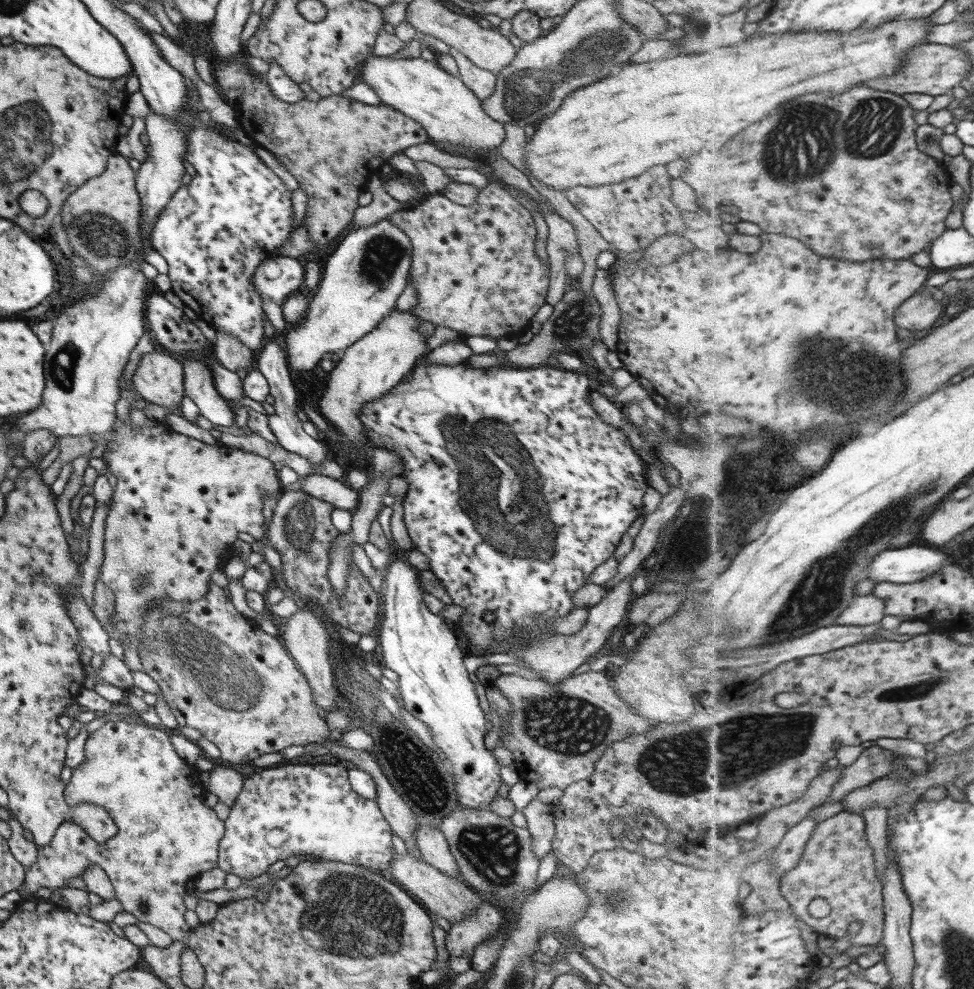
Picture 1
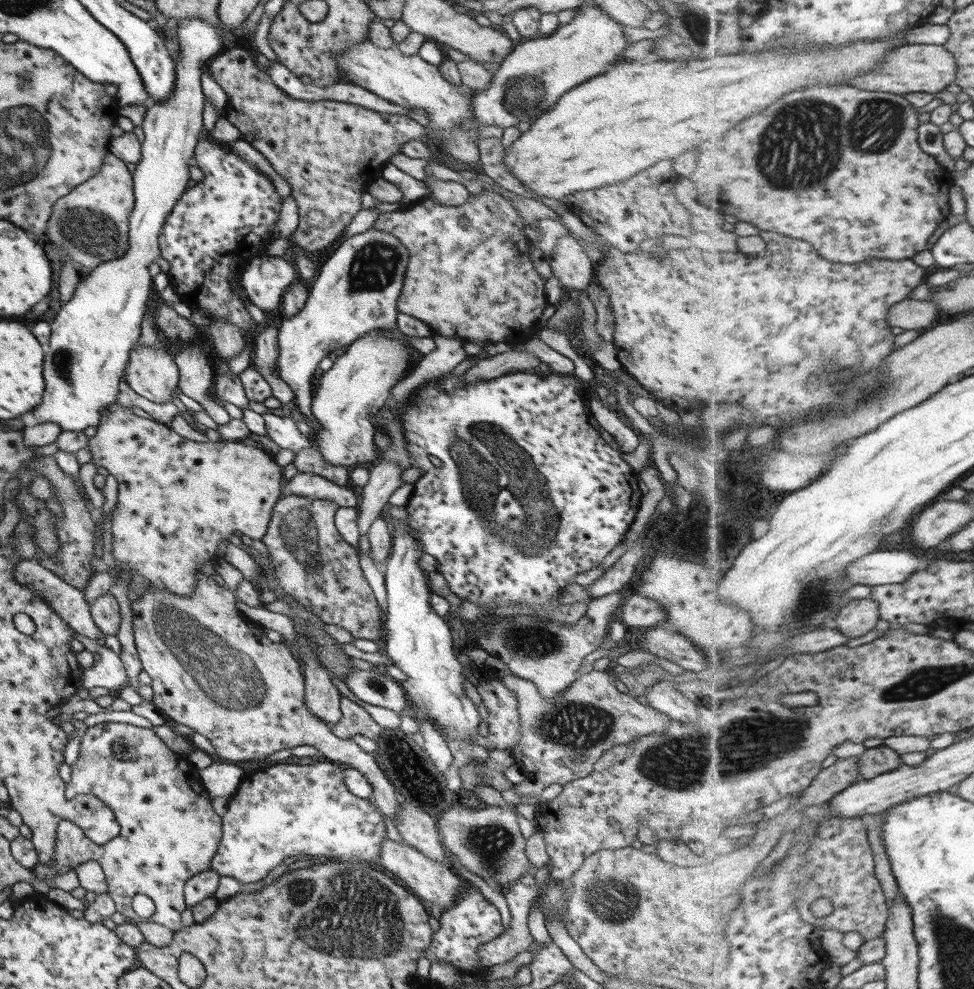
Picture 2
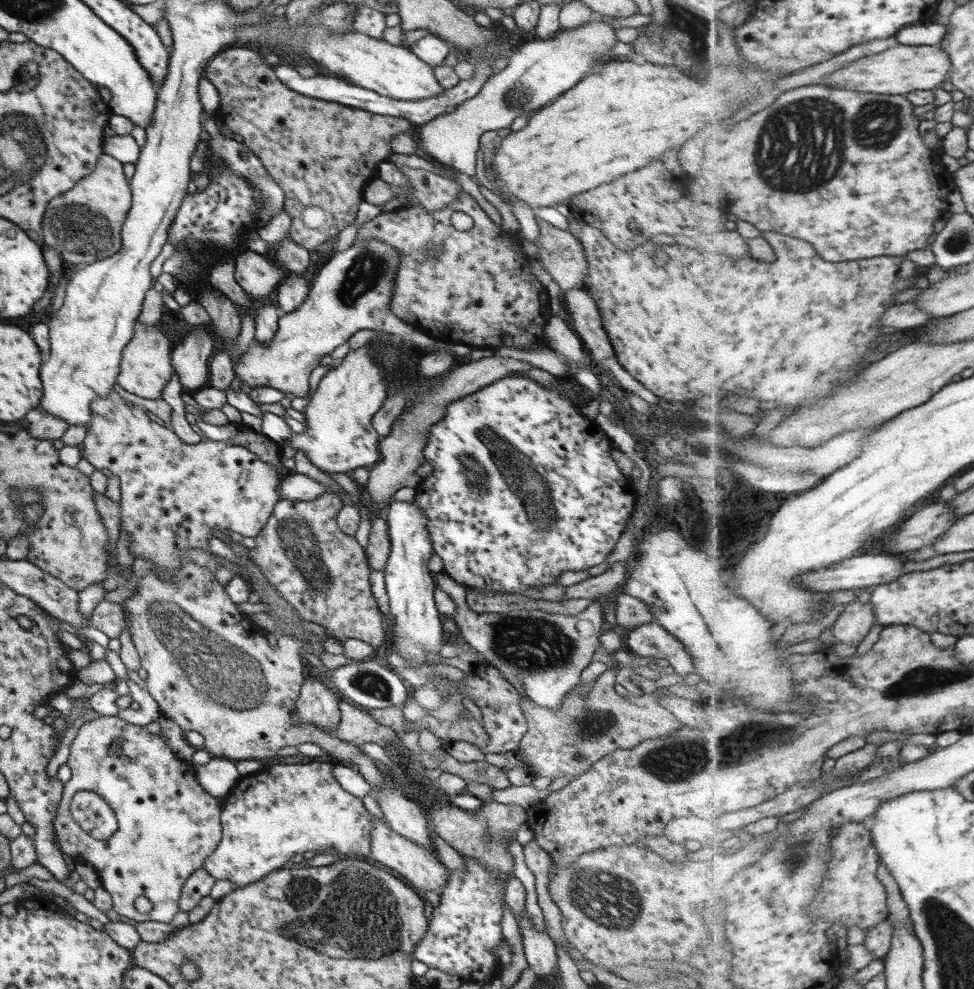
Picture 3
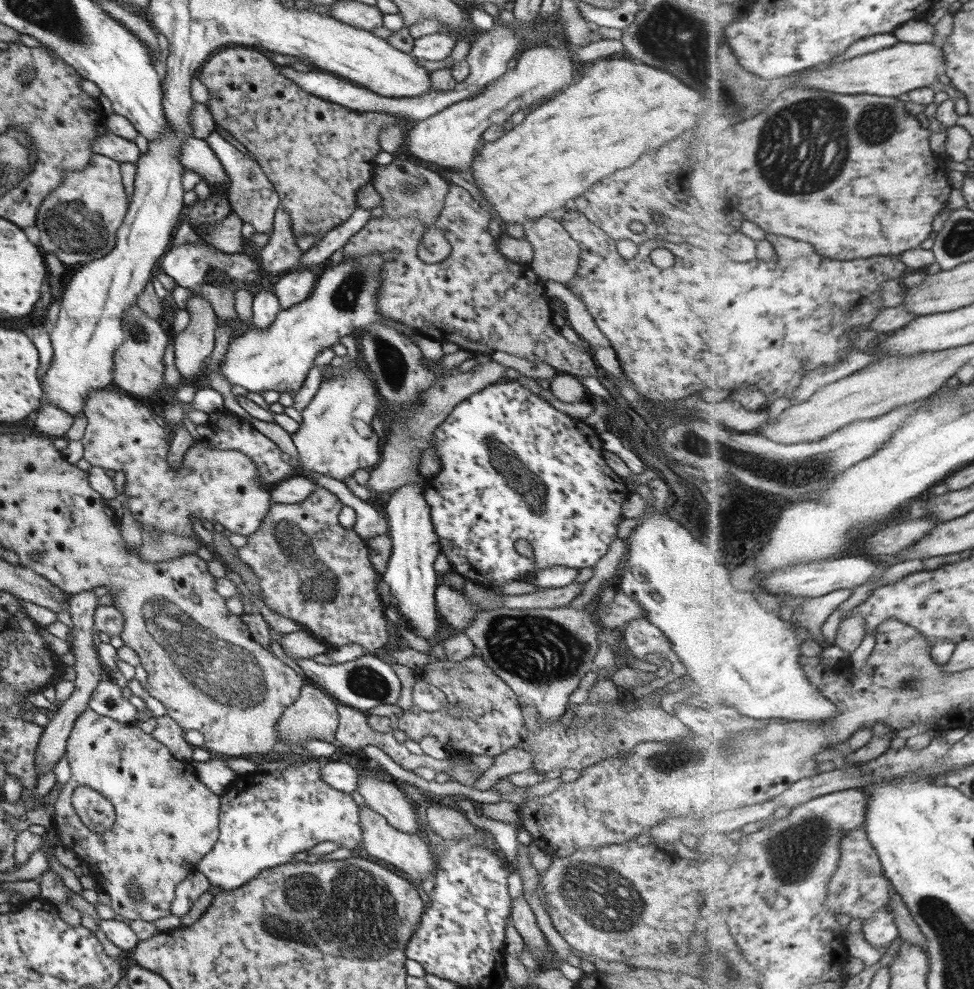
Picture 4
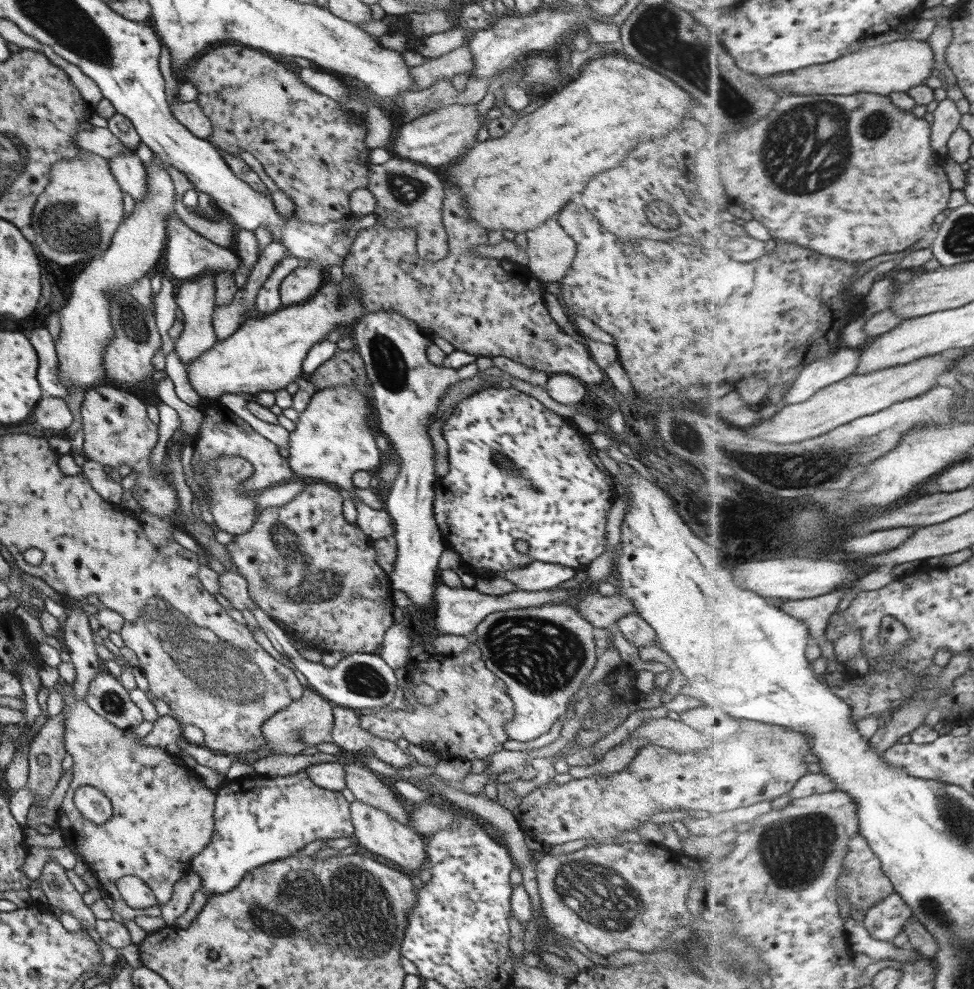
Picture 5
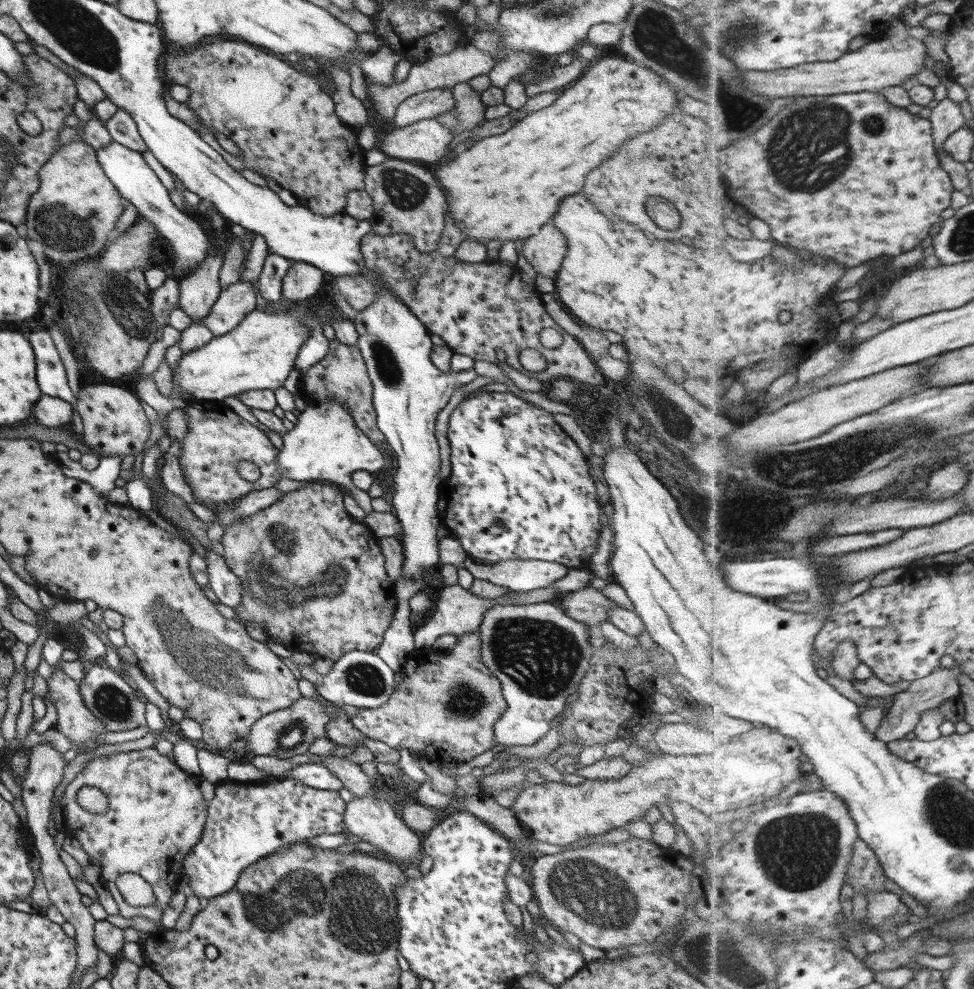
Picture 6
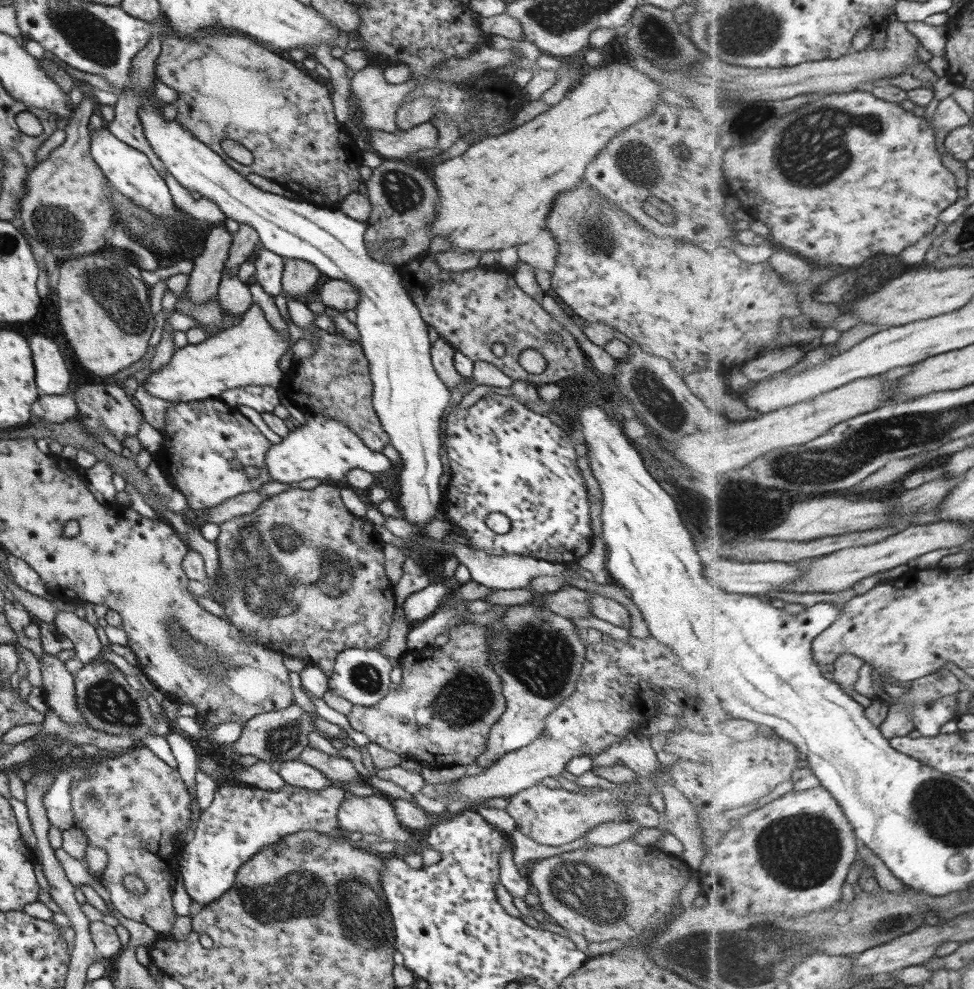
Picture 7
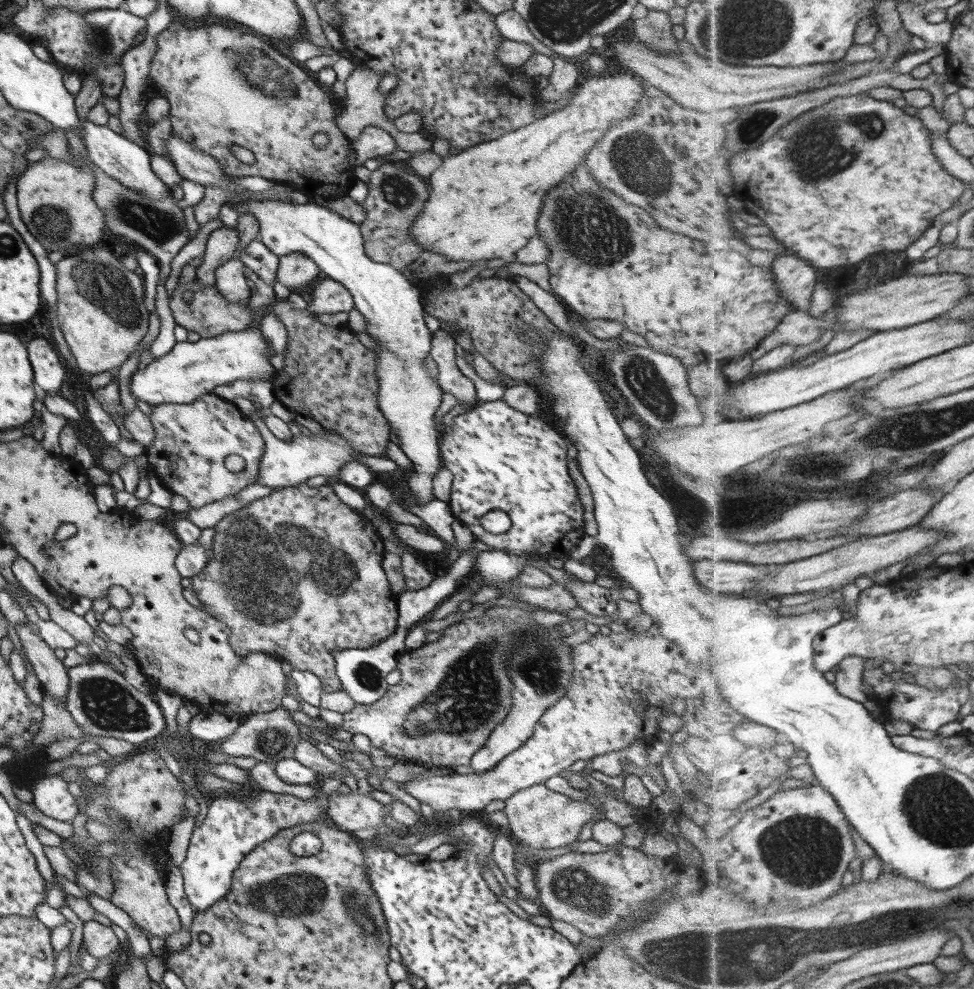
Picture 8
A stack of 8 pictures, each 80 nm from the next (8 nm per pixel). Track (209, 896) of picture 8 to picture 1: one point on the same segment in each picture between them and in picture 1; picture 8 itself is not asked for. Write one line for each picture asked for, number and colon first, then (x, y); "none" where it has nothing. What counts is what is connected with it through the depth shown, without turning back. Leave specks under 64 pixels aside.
1: (310, 811)
2: (287, 810)
3: (268, 817)
4: (265, 818)
5: (258, 819)
6: (246, 821)
7: (241, 821)

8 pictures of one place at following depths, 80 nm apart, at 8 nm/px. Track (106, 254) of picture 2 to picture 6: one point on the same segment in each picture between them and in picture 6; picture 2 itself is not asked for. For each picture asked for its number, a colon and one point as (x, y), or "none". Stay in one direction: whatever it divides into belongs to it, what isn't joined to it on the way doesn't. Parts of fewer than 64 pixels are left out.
3: (84, 224)
4: (79, 222)
5: (82, 206)
6: (80, 205)

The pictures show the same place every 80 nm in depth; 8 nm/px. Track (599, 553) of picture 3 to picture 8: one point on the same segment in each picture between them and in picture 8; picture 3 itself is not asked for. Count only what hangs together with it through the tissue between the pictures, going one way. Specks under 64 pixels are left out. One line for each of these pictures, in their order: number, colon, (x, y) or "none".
4: (513, 467)
5: (517, 471)
6: (511, 463)
7: (504, 457)
8: (501, 459)

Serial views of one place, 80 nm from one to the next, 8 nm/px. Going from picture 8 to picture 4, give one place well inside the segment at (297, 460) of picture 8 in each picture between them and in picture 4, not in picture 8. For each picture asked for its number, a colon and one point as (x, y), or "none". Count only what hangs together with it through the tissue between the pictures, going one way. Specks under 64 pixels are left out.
4: (336, 437)
5: (332, 440)
6: (325, 445)
7: (324, 448)

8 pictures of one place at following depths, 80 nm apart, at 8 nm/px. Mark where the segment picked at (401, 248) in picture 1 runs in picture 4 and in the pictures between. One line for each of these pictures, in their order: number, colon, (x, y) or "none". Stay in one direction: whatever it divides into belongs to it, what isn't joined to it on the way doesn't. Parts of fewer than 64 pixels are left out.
2: (356, 290)
3: (353, 291)
4: (279, 357)

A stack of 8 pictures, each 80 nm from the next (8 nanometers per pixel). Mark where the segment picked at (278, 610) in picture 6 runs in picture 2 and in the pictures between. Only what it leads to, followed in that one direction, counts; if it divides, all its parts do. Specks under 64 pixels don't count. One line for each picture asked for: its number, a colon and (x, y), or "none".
2: (314, 564)
3: (323, 573)
4: (312, 570)
5: (317, 576)

